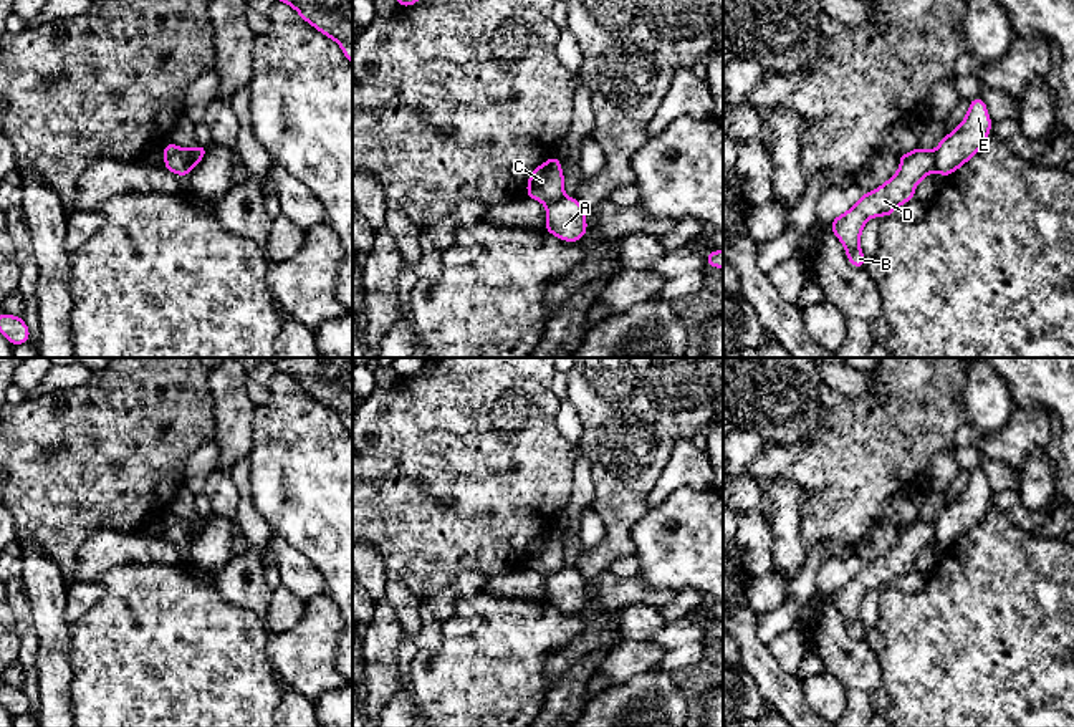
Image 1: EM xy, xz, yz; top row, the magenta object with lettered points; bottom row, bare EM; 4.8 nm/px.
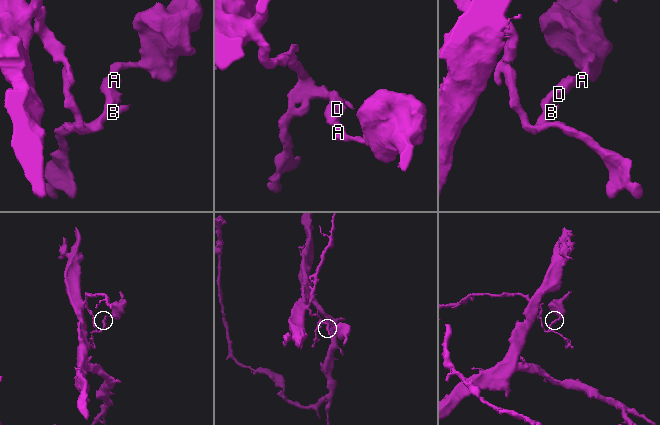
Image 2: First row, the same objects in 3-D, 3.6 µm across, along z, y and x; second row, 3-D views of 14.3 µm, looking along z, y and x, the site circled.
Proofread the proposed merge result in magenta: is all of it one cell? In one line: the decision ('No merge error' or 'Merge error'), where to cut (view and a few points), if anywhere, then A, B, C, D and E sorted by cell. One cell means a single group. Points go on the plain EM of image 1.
Merge error. Split along xy (186, 520), (191, 540). Groups: A E / B C D

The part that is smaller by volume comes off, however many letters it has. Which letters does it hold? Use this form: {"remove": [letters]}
{"remove": ["A", "E"]}

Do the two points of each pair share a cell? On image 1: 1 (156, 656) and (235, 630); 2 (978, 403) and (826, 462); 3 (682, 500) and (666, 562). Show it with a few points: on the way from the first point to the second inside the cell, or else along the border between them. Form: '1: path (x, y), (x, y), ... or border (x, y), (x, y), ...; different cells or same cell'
1: path (176, 656), (209, 656), (215, 649); same cell
2: border (965, 375), (965, 409), (968, 419); different cells
3: path (685, 515), (687, 540), (680, 547); same cell

